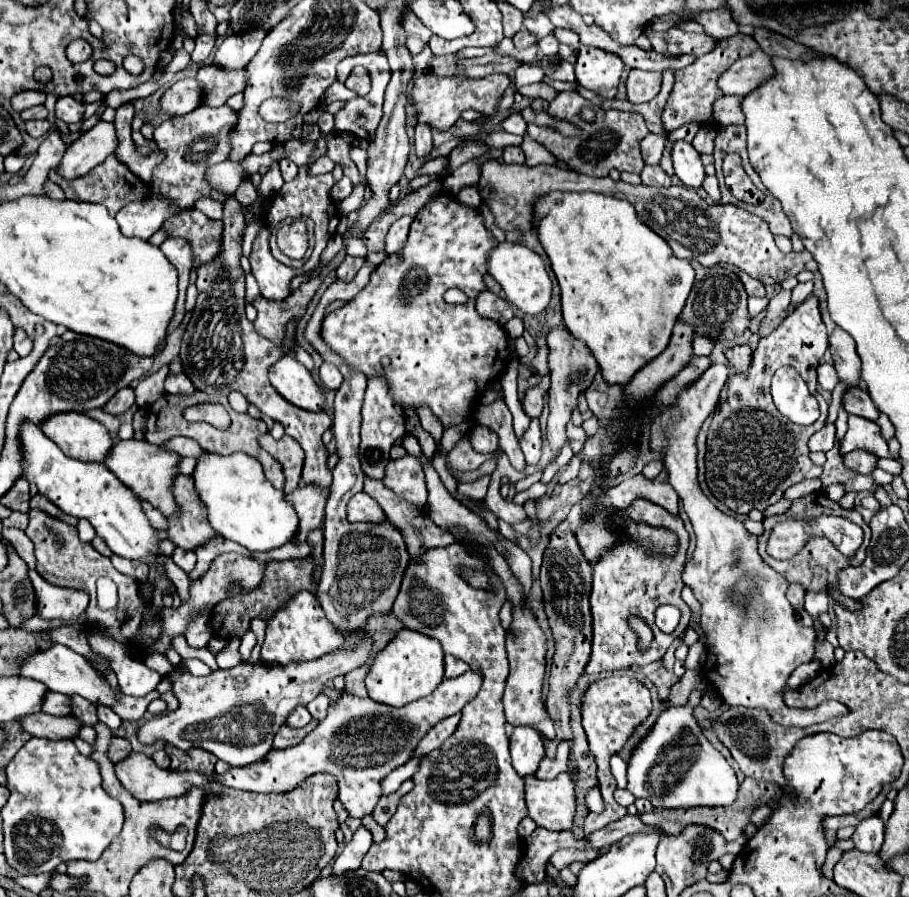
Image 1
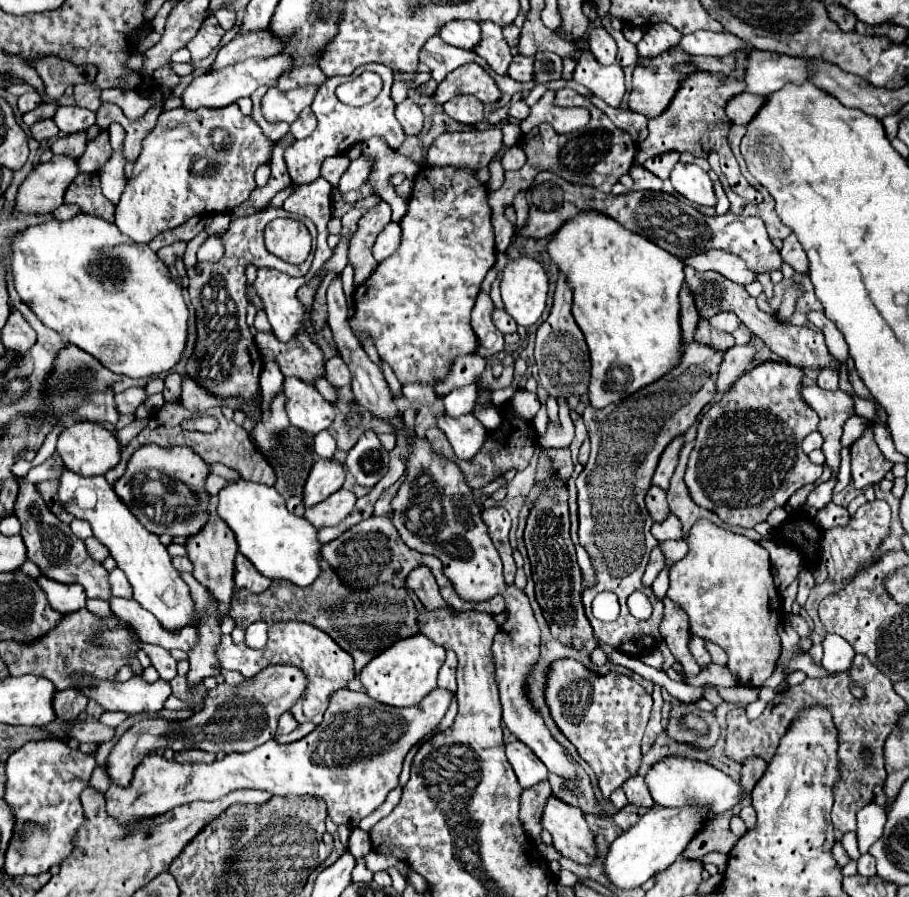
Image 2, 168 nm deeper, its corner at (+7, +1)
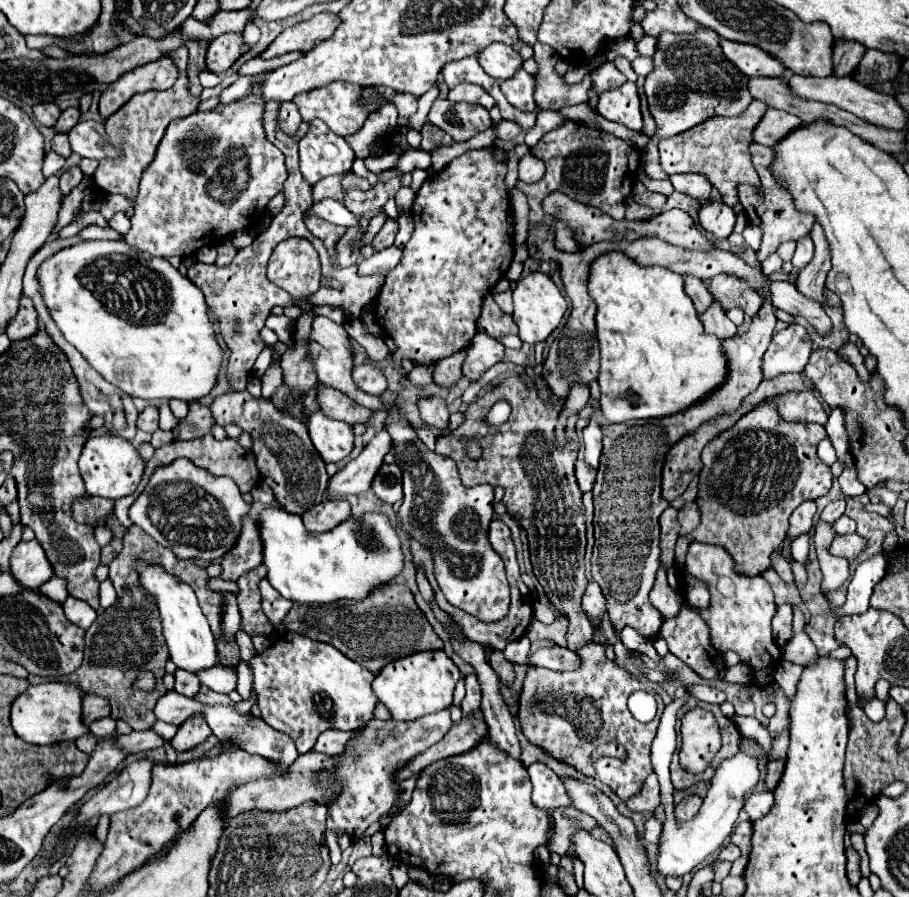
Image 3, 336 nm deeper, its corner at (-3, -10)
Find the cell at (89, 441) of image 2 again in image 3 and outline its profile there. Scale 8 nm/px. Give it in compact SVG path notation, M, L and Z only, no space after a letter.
M103 435L103 437L91 437L79 457L79 473L83 477L85 489L89 495L107 497L107 499L121 499L131 495L145 471L145 461L137 453L137 449L117 435Z

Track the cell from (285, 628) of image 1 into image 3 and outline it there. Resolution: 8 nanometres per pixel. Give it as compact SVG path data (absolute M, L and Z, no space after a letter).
M287 631L281 639L273 641L263 653L249 661L253 669L253 689L259 695L259 709L263 721L277 731L287 733L299 751L309 753L317 737L327 729L355 731L373 719L373 711L379 703L371 689L373 673L359 663L347 659L335 647L311 641L305 635Z

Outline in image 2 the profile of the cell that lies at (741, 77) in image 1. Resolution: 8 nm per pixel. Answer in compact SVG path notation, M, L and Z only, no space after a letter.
M753 48L745 64L745 90L753 94L771 94L787 82L801 84L809 78L807 64L801 58L779 52L761 52Z

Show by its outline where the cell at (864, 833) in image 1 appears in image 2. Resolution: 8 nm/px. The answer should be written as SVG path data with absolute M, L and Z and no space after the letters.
M869 852L861 854L861 858L859 858L859 874L867 876L867 878L875 876L875 860L873 860L873 856Z

